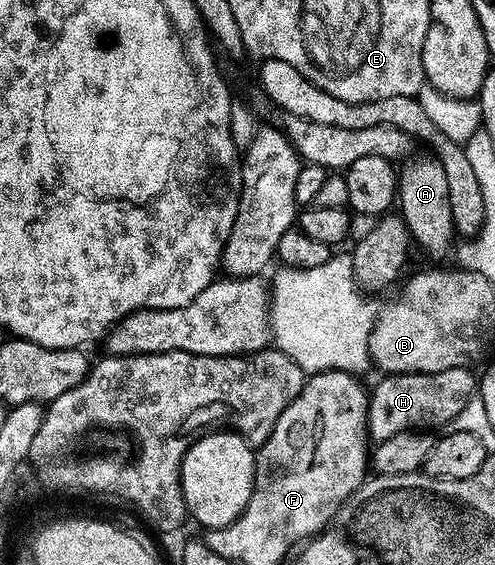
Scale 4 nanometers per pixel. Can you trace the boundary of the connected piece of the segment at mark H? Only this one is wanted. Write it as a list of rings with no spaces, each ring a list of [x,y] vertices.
[[[449,367],[445,371],[437,371],[436,373],[389,373],[380,376],[379,382],[375,385],[375,390],[372,388],[369,393],[369,400],[367,402],[367,436],[372,442],[378,443],[387,440],[397,435],[398,432],[405,432],[407,430],[434,430],[434,425],[443,425],[443,427],[450,426],[452,419],[461,412],[461,407],[465,407],[465,403],[469,403],[471,397],[476,396],[477,393],[477,377],[475,377],[470,368],[462,369],[461,367]]]

